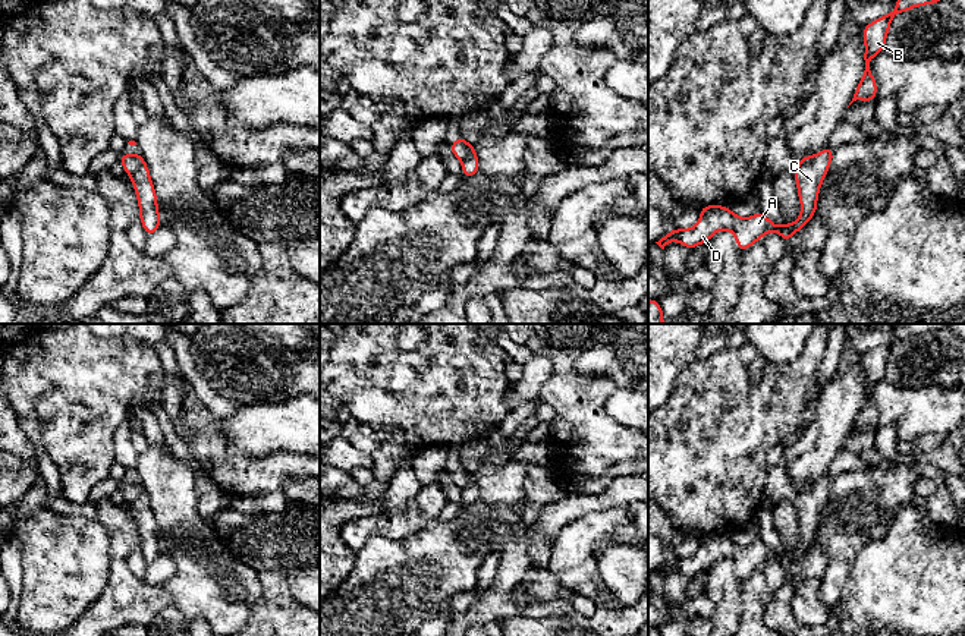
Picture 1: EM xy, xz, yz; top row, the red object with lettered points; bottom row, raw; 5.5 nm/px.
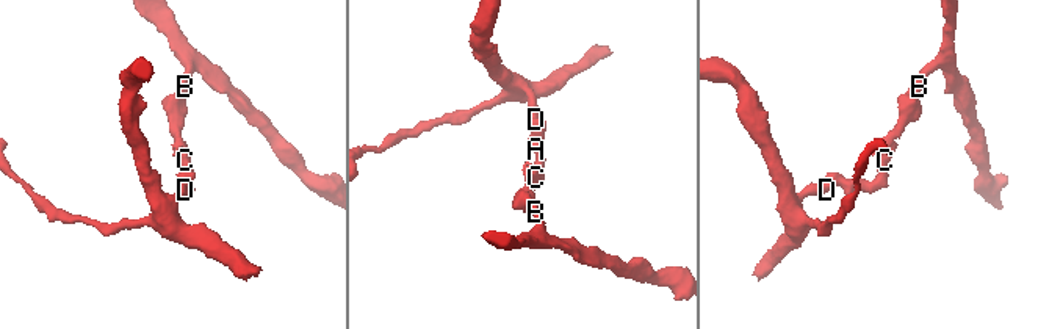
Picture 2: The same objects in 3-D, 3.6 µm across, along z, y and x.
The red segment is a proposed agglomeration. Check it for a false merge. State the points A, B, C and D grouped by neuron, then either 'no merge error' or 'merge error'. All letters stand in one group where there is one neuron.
A C D / B | merge error

